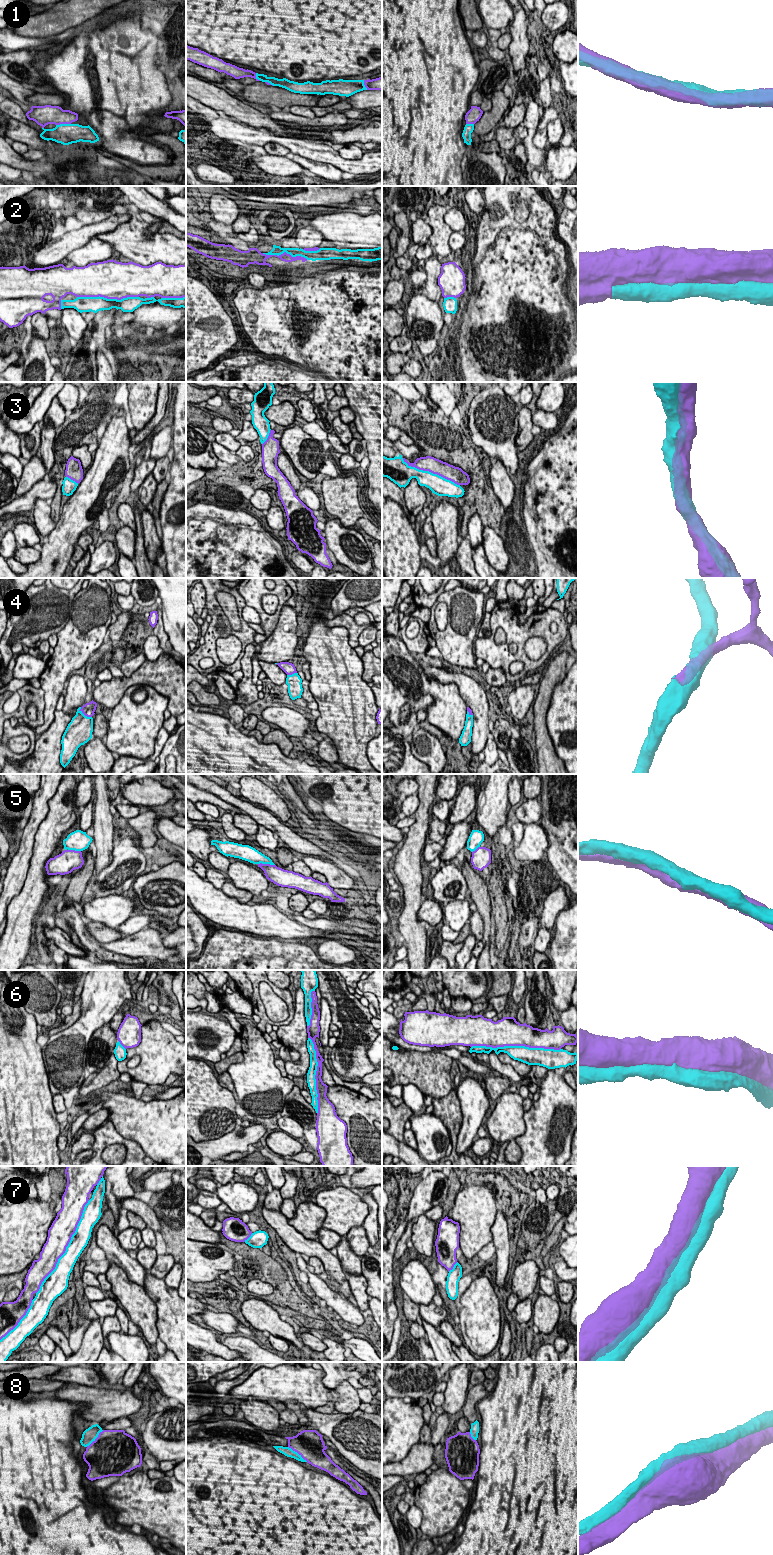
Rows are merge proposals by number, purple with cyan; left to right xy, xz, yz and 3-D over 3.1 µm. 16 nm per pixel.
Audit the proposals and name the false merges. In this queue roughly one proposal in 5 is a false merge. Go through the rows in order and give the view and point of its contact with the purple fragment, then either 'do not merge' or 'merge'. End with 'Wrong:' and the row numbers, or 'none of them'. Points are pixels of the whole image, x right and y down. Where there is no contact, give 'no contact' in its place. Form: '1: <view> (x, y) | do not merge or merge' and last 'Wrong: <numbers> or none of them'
1: xy (63, 123) | merge
2: xy (108, 298) | merge
3: yz (431, 472) | merge
4: xy (84, 714) | merge
5: xz (266, 864) | merge
6: yz (516, 1045) | merge
7: xy (66, 1246) | merge
8: xz (298, 1453) | merge
Wrong: none of them

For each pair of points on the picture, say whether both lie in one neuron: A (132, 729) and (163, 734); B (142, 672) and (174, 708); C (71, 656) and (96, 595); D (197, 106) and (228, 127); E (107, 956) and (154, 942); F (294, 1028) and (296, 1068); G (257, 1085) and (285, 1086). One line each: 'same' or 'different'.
A: different
B: same
C: same
D: different
E: different
F: same
G: same

